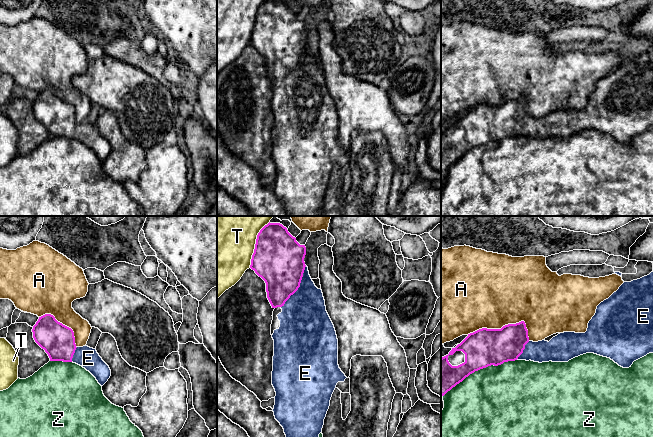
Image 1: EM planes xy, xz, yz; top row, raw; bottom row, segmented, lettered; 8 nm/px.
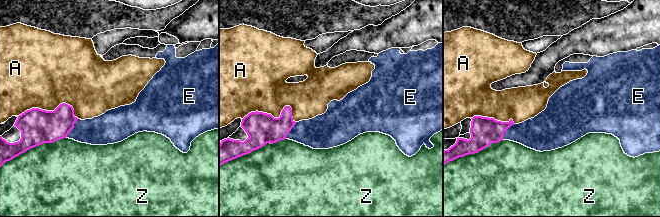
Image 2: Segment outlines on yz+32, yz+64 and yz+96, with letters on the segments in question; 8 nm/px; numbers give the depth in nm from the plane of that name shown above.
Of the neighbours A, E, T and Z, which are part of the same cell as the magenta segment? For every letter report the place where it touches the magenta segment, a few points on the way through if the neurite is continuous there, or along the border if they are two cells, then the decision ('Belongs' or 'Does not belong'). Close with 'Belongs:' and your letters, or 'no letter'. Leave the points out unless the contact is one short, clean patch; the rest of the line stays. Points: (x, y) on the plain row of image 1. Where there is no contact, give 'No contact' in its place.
A: Touches magenta at yz (505, 101). Does not belong
E: Touches magenta at xz (299, 62). Path across: xz (279, 38), (299, 62), (304, 92). Belongs
T: Touches magenta at xz (255, 21). Does not belong
Z: Touches magenta at yz (479, 145). Does not belong
Belongs: E

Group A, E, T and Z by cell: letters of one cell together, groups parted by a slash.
A / E / T / Z

